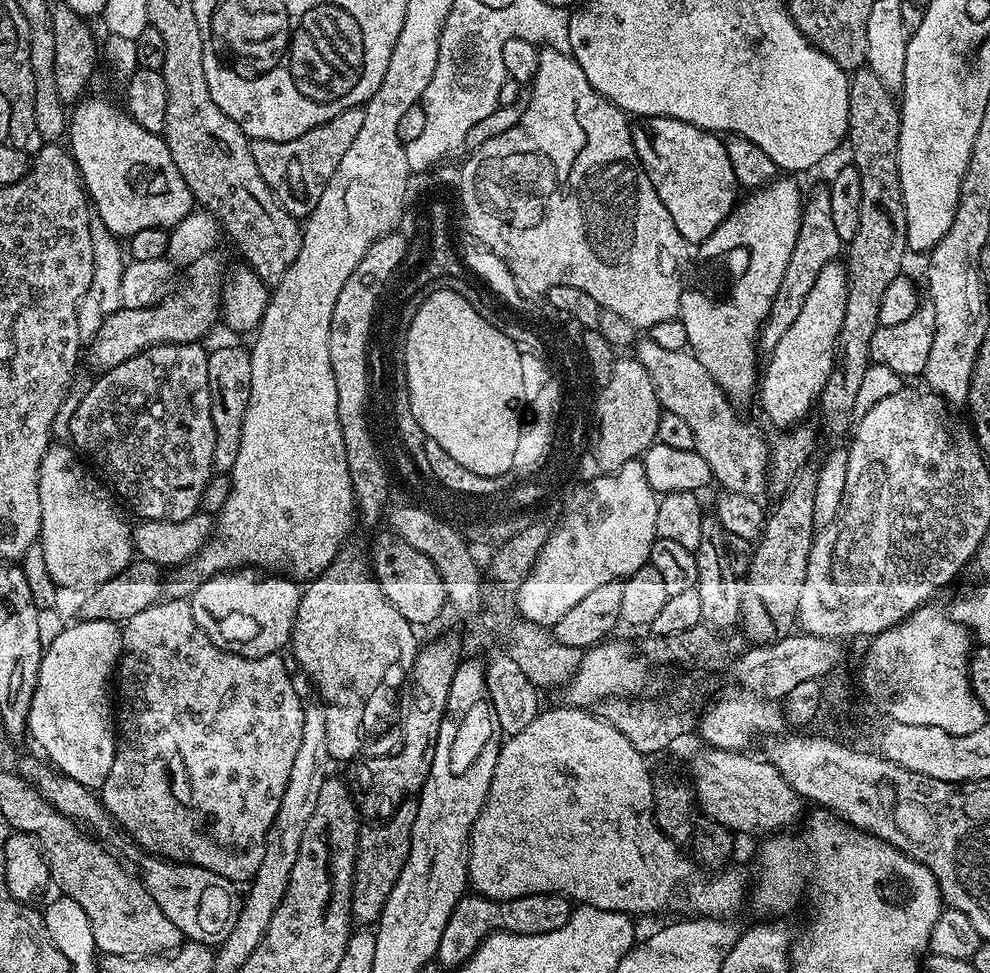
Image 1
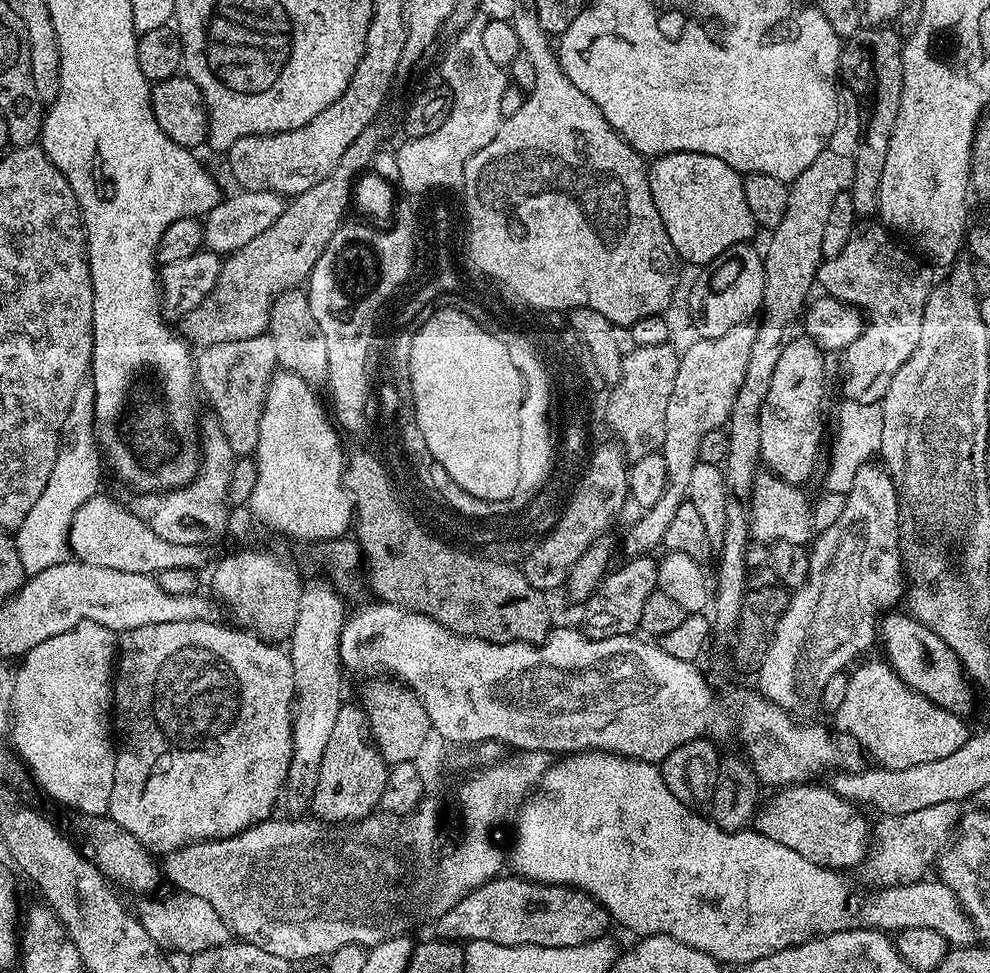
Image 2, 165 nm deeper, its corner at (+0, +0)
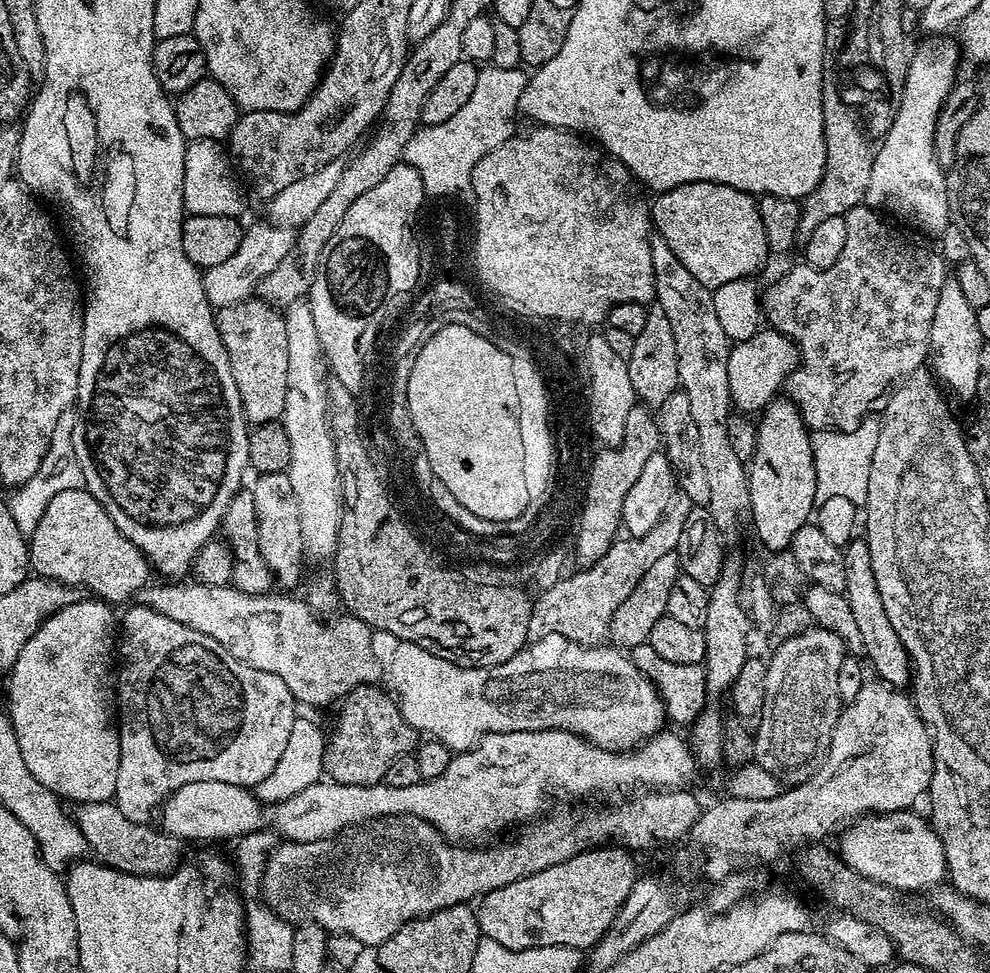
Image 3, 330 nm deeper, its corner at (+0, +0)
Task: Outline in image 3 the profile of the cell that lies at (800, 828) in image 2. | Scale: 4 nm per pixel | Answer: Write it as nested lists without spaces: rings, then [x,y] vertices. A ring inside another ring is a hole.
[[[912,810],[881,812],[853,819],[838,836],[838,855],[844,865],[887,888],[895,888],[900,894],[943,885],[948,867],[940,835],[925,817],[923,820],[914,813]]]

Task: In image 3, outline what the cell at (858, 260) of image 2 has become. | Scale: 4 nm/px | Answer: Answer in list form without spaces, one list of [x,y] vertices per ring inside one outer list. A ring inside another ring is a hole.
[[[862,203],[857,208],[852,208],[844,215],[846,222],[846,247],[842,255],[830,270],[818,270],[809,268],[803,262],[797,262],[781,280],[776,280],[762,292],[762,316],[768,320],[775,331],[783,336],[788,336],[796,344],[798,363],[796,369],[788,375],[786,381],[786,396],[794,402],[794,406],[804,419],[804,425],[812,432],[849,432],[854,430],[867,416],[875,416],[883,413],[884,408],[890,402],[890,398],[901,386],[906,383],[914,373],[925,367],[930,356],[930,326],[934,322],[934,310],[938,306],[938,294],[942,294],[942,286],[946,279],[946,261],[939,251],[923,248],[912,240],[907,240],[900,232],[895,232],[877,209],[868,207]]]

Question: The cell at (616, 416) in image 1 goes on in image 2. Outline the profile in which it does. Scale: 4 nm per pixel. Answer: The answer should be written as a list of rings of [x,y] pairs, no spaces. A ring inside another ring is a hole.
[[[671,343],[662,346],[642,346],[635,348],[622,362],[622,378],[608,393],[609,405],[605,410],[607,428],[614,430],[616,443],[622,447],[629,461],[646,458],[646,454],[660,452],[666,438],[666,406],[670,403],[670,393],[674,390],[674,374],[678,374],[680,357]]]

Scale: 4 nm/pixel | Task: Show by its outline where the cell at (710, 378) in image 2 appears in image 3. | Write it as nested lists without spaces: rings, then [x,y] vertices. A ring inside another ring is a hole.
[[[676,491],[670,506],[666,506],[666,514],[662,514],[658,526],[654,526],[650,534],[616,539],[610,550],[598,558],[598,562],[565,575],[557,584],[541,591],[532,602],[529,641],[546,638],[546,634],[562,634],[562,638],[570,638],[585,646],[603,645],[608,640],[610,618],[614,618],[614,610],[626,602],[634,586],[642,582],[646,570],[654,566],[657,558],[676,551],[682,526],[686,526],[686,518],[693,506],[686,494]]]

